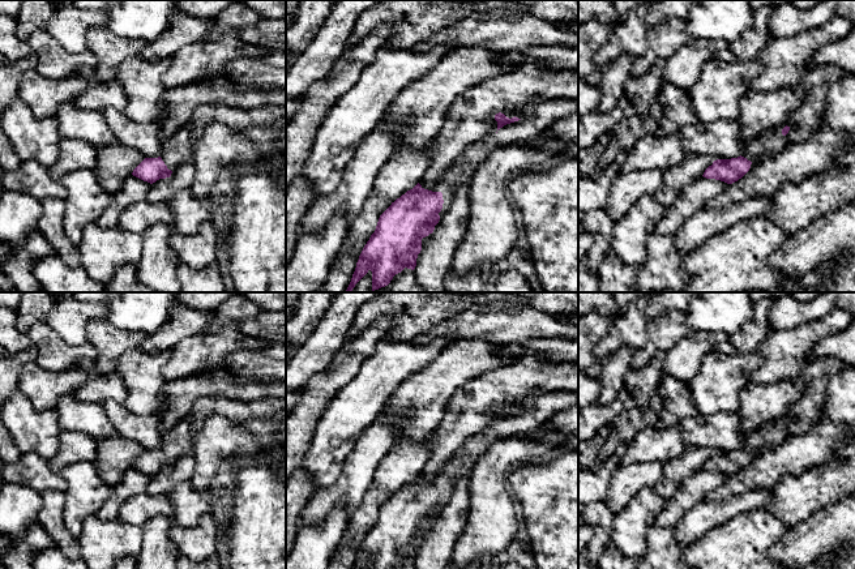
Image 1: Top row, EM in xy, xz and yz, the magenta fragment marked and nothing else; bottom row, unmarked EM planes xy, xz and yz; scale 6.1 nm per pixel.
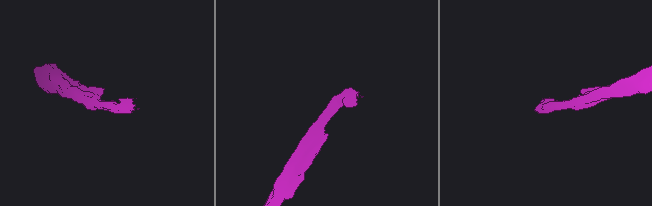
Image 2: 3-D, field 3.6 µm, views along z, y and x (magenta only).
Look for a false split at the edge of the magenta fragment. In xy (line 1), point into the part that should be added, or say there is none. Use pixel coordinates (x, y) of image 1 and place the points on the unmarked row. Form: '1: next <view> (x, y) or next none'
1: next none

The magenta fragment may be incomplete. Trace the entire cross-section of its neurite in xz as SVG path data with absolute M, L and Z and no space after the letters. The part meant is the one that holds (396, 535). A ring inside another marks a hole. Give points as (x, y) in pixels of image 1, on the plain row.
M419 475L380 508L375 525L364 538L352 569L364 569L369 562L372 569L394 569L405 560L414 562L422 543L422 531L433 525L440 513L443 485L424 482Z

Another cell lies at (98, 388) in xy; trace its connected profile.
M84 363L82 367L86 372L86 381L74 393L78 399L98 405L112 399L123 405L127 388L119 373L102 375L90 363Z

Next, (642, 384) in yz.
M664 352L657 354L645 367L629 371L624 380L624 390L634 399L636 406L650 410L651 398L658 394L663 375Z

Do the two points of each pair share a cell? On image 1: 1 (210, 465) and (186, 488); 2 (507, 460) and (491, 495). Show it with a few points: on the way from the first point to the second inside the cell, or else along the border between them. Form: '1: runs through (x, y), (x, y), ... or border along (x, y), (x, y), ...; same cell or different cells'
1: border along (189, 480), (195, 488), (212, 495); different cells
2: runs through (497, 469), (491, 475), (491, 486); same cell

